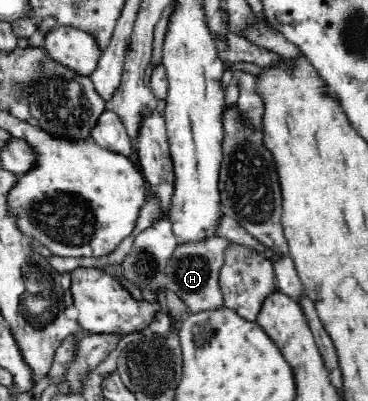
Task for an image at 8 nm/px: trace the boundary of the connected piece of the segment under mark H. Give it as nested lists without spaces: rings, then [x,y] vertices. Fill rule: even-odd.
[[[212,237],[199,244],[179,244],[167,264],[166,288],[188,306],[190,314],[216,309],[224,305],[223,295],[219,288],[219,273],[225,263],[226,249],[232,245],[228,237]]]

